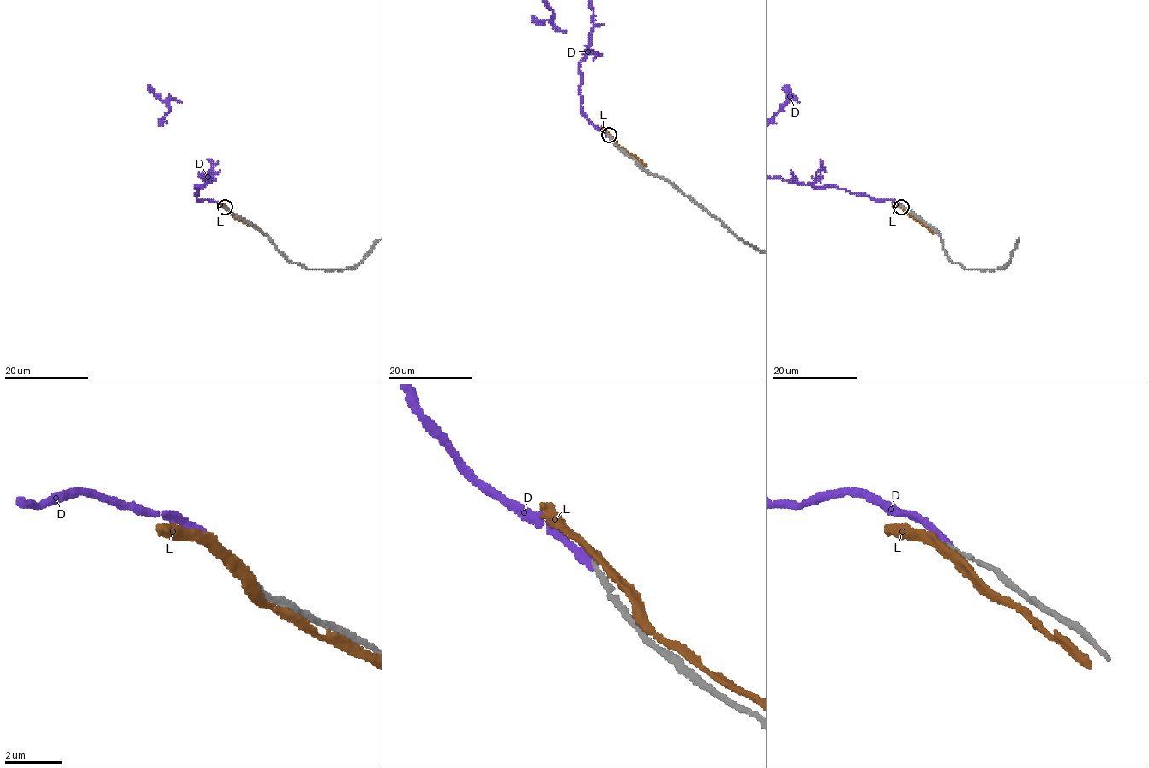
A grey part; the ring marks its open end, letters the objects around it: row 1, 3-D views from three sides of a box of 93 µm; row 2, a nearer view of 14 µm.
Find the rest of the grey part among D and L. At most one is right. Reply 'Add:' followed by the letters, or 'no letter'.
Add: no letter

